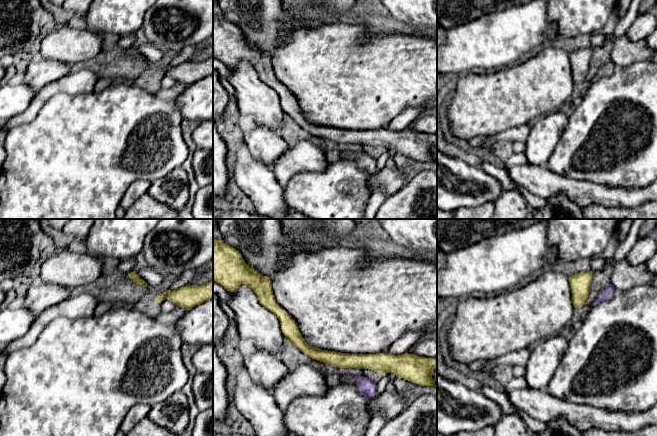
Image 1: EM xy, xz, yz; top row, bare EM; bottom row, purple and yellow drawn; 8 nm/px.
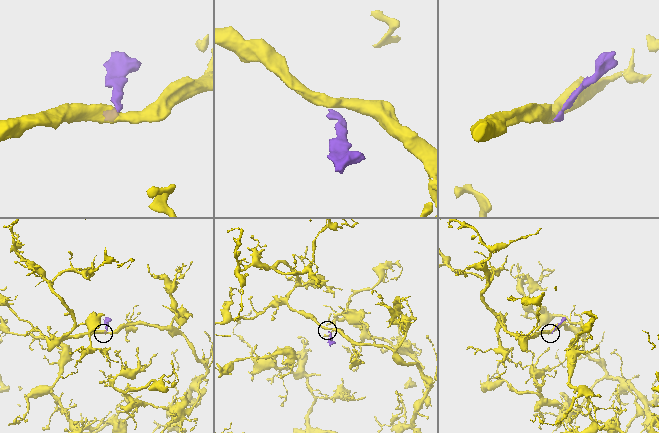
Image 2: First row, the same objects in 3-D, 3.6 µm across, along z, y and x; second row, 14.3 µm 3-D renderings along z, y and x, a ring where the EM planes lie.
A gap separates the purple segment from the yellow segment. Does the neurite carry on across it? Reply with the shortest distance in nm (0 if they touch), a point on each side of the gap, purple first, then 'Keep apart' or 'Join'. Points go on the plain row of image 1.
Distance 60 nm. Across: yz (593, 78), (586, 76). Keep apart

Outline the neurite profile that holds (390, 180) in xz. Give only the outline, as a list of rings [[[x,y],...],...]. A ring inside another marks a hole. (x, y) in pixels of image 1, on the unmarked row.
[[[385,167],[381,172],[372,174],[368,178],[369,191],[372,194],[377,190],[383,190],[386,198],[389,198],[405,185],[404,171],[398,167]]]

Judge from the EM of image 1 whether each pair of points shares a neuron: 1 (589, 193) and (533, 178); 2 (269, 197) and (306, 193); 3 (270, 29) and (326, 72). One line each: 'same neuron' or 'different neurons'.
1: same neuron
2: different neurons
3: different neurons

